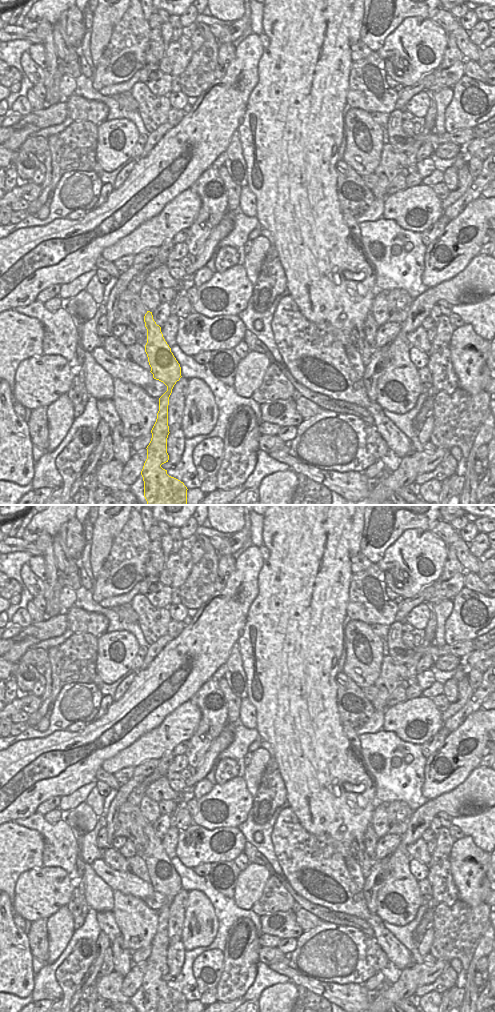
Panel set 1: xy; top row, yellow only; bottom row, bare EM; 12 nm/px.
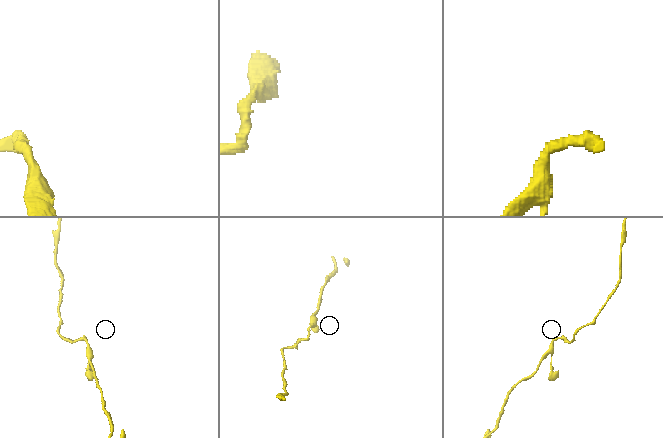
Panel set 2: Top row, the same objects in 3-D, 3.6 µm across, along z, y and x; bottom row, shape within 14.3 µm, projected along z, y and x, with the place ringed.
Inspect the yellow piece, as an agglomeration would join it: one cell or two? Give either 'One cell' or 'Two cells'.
One cell.

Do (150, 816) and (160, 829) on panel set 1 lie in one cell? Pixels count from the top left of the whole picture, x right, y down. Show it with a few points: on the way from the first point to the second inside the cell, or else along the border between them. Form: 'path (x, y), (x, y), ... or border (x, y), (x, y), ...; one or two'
border (161, 815), (152, 824); two

